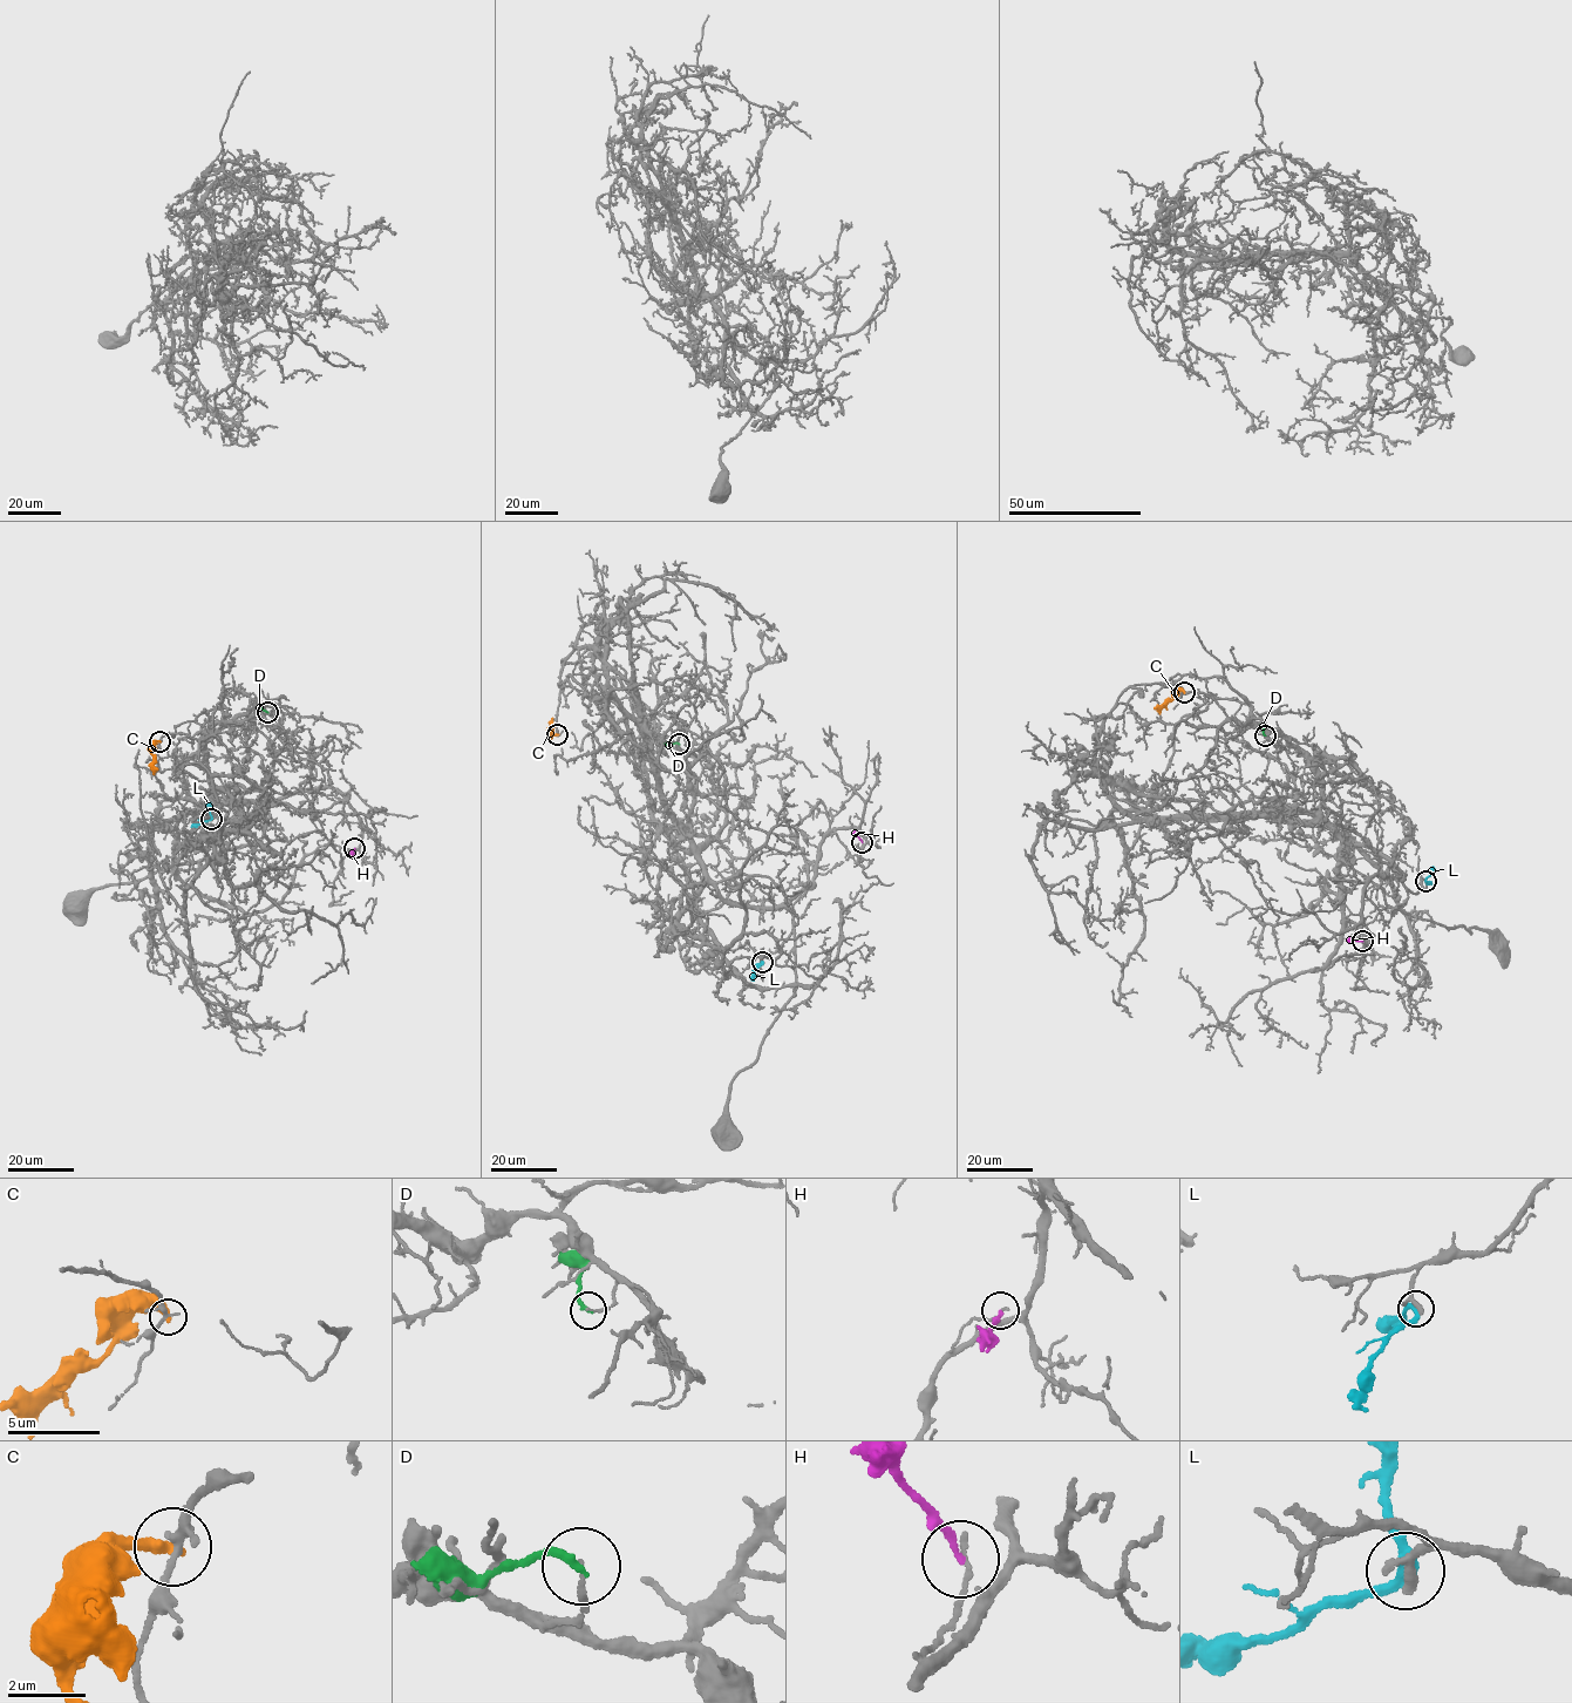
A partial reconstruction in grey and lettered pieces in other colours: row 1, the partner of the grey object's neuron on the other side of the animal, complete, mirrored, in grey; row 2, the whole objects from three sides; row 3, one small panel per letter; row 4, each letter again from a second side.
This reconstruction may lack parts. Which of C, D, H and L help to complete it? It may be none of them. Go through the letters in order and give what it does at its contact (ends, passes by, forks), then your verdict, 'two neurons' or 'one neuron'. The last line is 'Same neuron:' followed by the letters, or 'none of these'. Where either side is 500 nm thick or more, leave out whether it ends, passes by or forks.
C: it ends; two neurons
D: it ends; two neurons
H: it ends; two neurons
L: it passes by; two neurons
Same neuron: none of these

